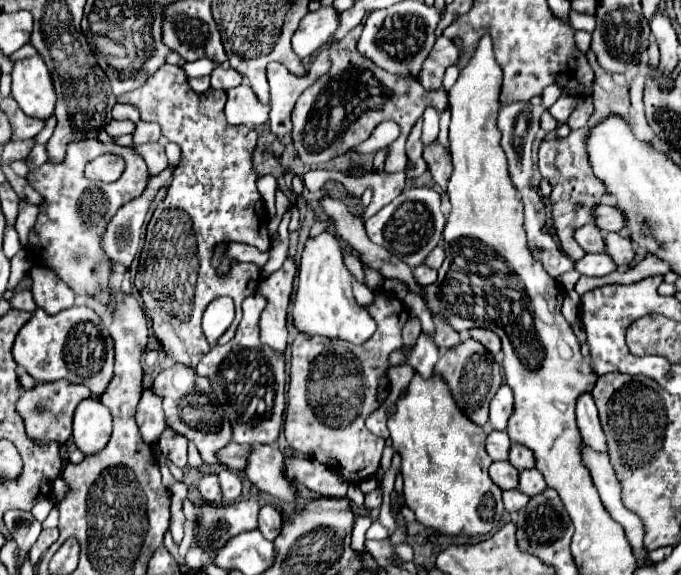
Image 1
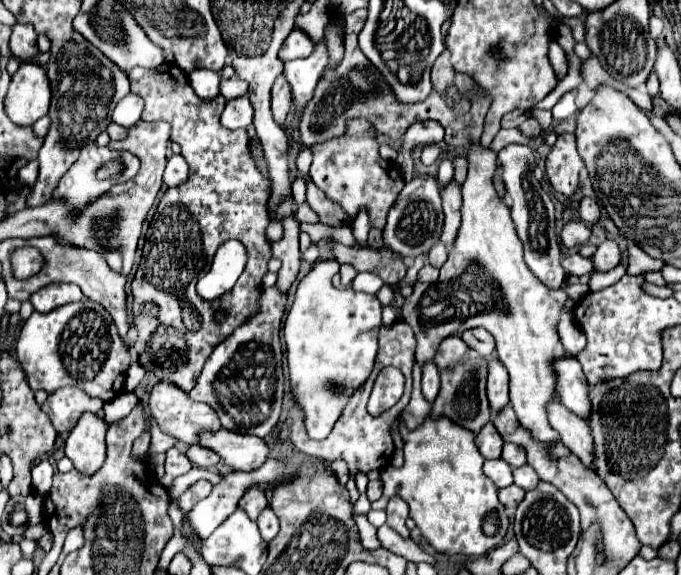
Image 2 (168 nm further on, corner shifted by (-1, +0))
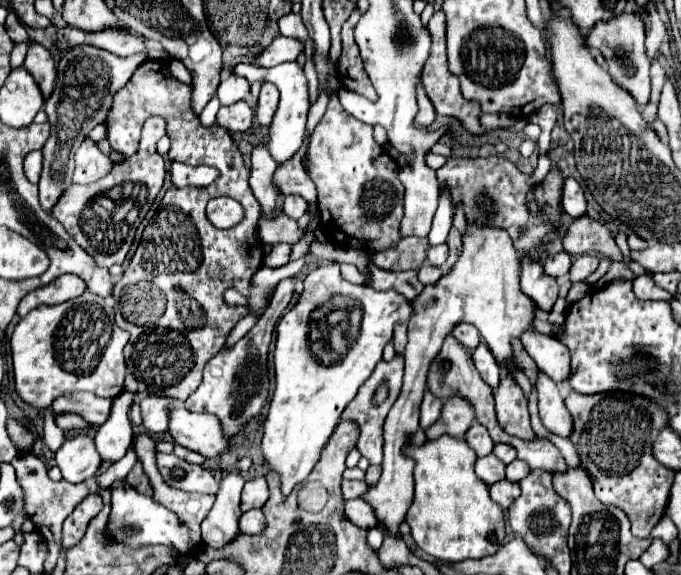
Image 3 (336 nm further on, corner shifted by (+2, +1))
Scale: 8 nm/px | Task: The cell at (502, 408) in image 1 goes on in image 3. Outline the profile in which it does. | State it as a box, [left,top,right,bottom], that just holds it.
[472,344,500,388]

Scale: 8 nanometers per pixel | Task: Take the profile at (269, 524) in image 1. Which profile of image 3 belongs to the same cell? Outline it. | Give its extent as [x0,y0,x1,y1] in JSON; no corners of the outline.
[238,510,266,534]

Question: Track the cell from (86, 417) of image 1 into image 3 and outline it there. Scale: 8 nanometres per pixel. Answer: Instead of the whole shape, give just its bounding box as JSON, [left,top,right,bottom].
[56,432,102,484]

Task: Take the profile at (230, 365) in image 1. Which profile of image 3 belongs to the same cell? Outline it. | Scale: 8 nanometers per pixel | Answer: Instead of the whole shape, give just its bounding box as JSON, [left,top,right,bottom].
[184,278,296,438]

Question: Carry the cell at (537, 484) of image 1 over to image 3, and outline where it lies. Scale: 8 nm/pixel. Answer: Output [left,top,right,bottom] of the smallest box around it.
[506,460,530,482]

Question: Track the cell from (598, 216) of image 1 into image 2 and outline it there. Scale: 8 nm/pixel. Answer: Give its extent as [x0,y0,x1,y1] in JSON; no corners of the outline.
[577,197,601,225]

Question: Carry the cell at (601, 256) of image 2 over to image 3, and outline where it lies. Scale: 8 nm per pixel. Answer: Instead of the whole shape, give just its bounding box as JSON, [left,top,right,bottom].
[568,254,600,284]

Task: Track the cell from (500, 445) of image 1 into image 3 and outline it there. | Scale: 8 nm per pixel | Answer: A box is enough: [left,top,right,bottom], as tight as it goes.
[466,422,494,456]

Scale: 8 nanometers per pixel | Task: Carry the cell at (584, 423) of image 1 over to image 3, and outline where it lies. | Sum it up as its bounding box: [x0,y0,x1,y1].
[520,330,570,382]

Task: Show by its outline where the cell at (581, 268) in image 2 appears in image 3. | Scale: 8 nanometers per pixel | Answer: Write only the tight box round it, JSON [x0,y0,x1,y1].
[544,252,572,278]

